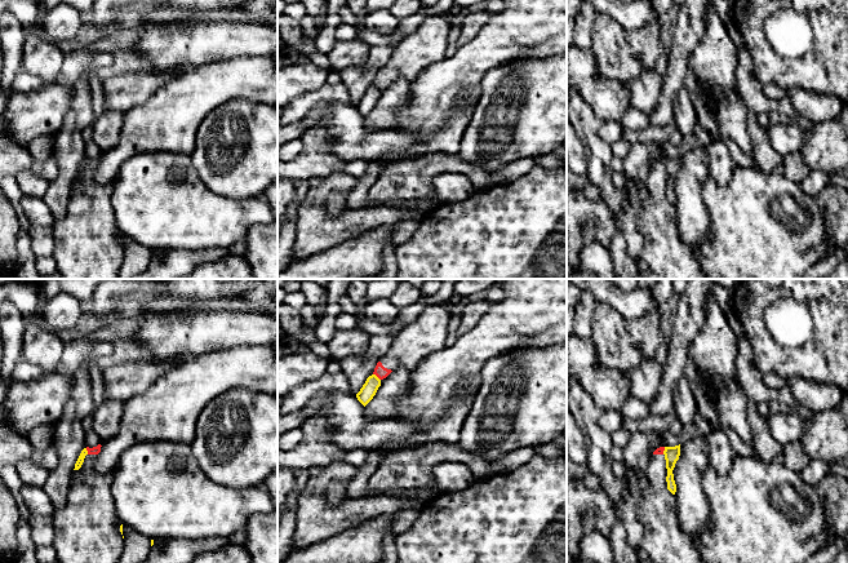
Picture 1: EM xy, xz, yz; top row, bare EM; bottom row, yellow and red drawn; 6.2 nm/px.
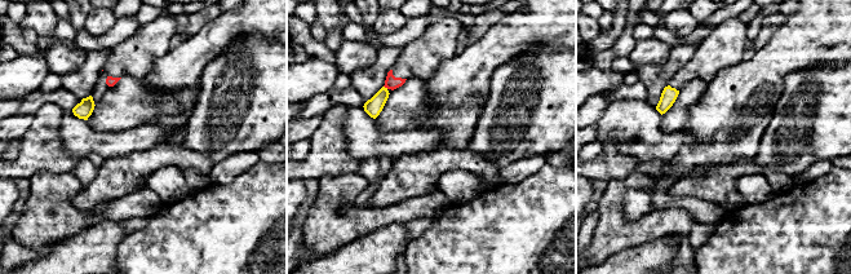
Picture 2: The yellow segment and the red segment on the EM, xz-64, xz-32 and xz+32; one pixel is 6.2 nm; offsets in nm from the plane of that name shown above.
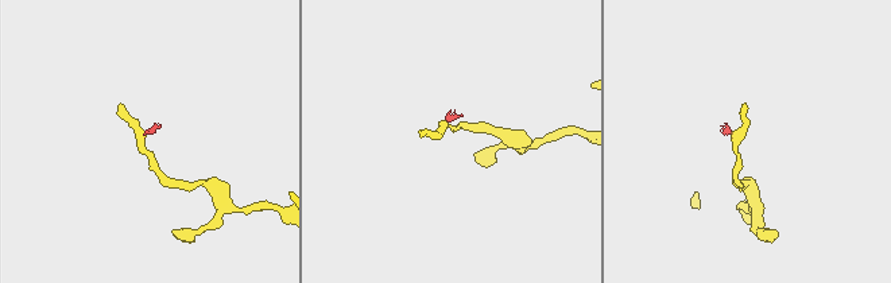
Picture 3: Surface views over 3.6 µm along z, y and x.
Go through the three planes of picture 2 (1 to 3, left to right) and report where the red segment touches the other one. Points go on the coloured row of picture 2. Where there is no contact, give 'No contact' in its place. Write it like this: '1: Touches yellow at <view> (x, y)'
1: No contact
2: Touches yellow at xz-32 (386, 88)
3: No contact

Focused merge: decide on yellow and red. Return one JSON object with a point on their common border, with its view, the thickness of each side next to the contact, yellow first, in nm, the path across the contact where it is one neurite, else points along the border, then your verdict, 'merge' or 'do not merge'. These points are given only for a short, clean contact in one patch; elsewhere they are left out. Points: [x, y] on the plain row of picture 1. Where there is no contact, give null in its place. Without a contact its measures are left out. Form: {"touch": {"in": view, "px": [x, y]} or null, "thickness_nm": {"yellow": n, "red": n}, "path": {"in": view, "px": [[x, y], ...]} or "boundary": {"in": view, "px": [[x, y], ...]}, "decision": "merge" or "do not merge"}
{"touch": {"in": "xz", "px": [377, 88]}, "thickness_nm": {"yellow": 90, "red": 80}, "boundary": {"in": "xz", "px": [[373, 84], [380, 91]]}, "decision": "do not merge"}

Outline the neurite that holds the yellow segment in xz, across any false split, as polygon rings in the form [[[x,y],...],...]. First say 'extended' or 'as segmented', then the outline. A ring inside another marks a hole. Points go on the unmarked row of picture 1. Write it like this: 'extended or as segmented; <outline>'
as segmented; [[[376,85],[369,87],[356,105],[358,111],[365,118],[373,110],[379,97],[381,90]]]

